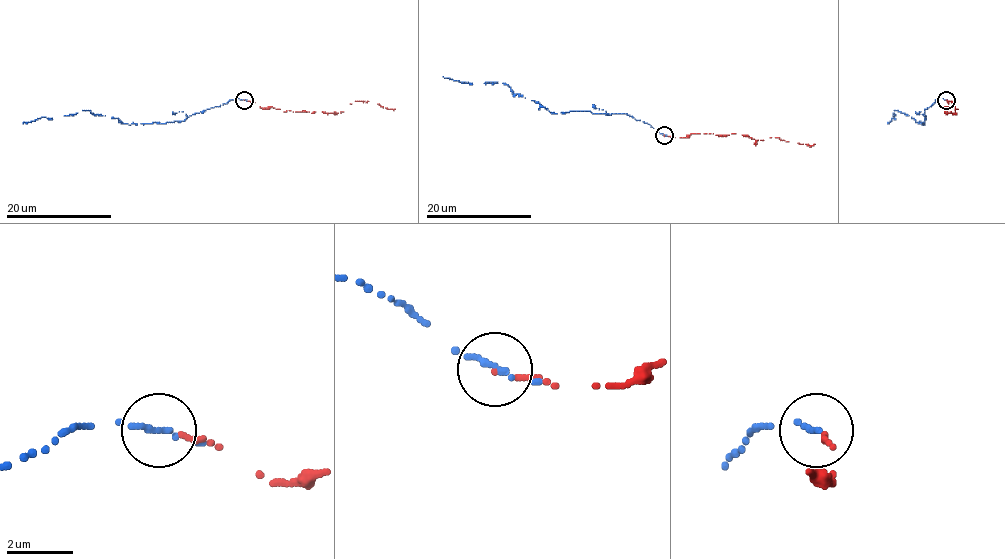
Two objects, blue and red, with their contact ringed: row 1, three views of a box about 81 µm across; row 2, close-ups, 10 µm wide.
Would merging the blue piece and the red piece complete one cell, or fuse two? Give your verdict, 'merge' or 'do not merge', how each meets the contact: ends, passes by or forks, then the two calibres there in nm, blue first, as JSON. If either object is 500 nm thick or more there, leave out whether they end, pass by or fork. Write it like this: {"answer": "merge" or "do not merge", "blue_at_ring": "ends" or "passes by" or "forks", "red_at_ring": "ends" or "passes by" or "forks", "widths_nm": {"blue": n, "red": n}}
{"answer": "merge", "blue_at_ring": "passes by", "red_at_ring": "ends", "widths_nm": {"blue": 160, "red": 100}}

